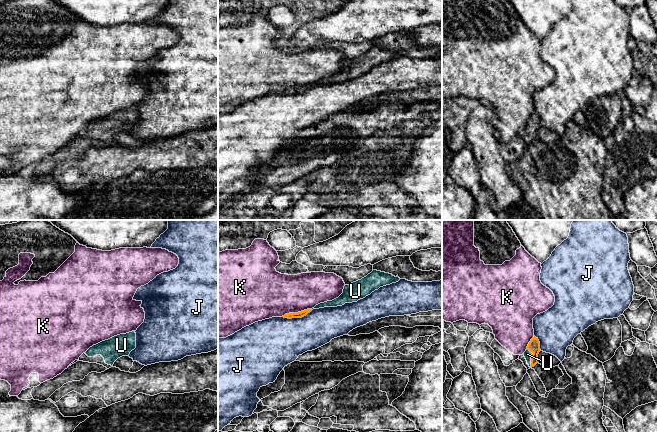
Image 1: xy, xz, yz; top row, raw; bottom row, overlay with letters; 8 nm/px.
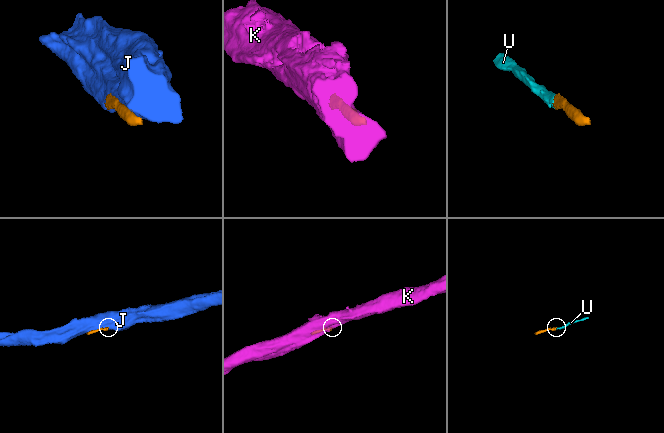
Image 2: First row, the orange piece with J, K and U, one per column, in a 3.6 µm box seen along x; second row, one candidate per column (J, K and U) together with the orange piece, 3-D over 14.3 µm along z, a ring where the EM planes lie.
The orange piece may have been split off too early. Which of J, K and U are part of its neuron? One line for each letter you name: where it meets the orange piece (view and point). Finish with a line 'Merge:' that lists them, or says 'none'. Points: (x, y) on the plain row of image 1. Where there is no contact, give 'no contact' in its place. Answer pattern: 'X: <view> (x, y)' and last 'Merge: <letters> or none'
U: yz (531, 133)
Merge: U

